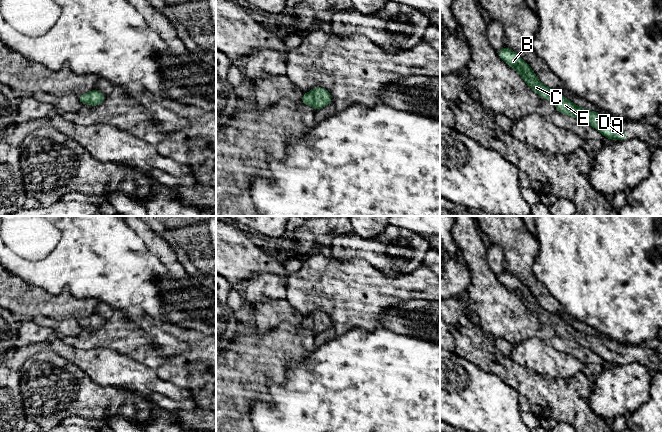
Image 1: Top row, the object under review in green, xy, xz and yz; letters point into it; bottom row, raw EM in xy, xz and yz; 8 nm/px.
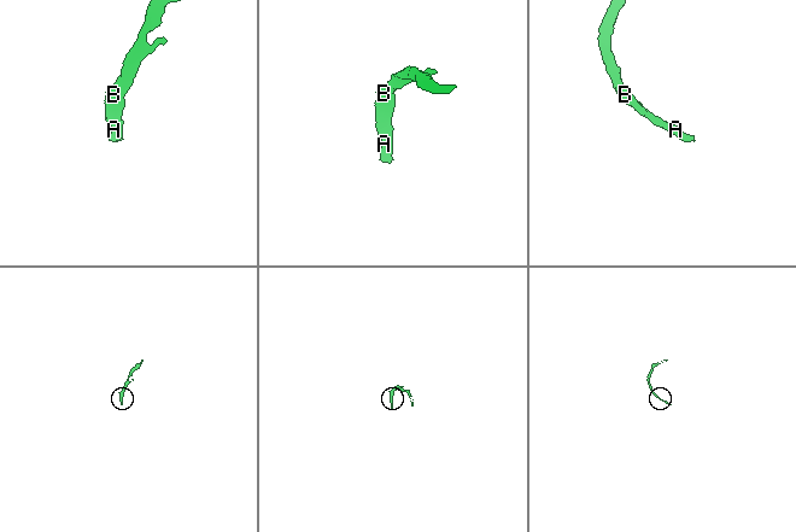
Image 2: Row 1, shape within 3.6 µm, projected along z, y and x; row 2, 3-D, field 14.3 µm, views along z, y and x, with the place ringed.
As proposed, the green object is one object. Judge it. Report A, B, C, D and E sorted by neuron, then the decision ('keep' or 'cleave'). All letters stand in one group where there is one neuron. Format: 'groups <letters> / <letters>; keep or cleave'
groups A B C D E; keep

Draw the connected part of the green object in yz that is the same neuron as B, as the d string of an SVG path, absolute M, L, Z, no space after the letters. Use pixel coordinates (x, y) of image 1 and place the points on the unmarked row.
M503 270L501 274L497 275L497 278L509 290L515 293L530 313L535 315L542 322L551 324L560 337L576 341L580 345L593 350L610 364L627 364L626 354L615 353L597 336L578 331L573 326L564 322L560 316L556 316L542 308L537 303L531 291L513 274Z

